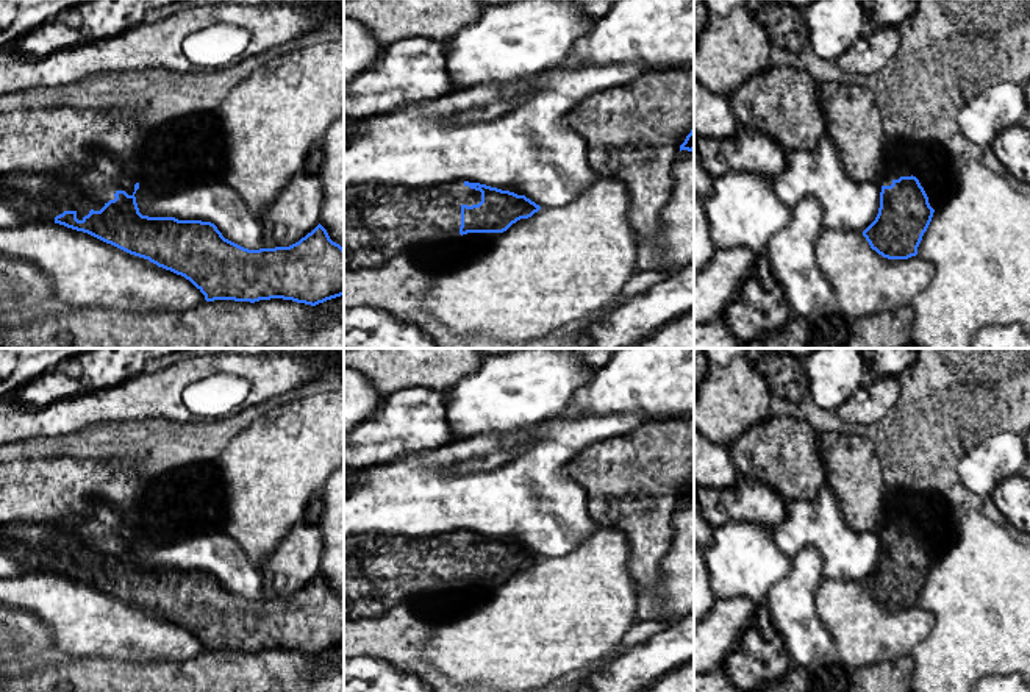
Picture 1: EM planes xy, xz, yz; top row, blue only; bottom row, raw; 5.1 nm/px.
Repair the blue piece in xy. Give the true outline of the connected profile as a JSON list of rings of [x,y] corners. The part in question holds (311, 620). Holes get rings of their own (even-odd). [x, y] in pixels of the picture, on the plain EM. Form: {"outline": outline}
{"outline": [[[103,500],[94,503],[94,511],[88,517],[45,525],[53,533],[69,534],[77,540],[77,545],[92,550],[102,559],[42,562],[36,550],[19,544],[11,545],[13,556],[33,567],[42,565],[44,572],[55,572],[88,583],[130,605],[148,609],[158,617],[181,625],[205,645],[206,651],[234,650],[255,653],[283,648],[316,656],[344,645],[344,598],[330,589],[320,573],[289,597],[249,600],[225,589],[211,572],[142,565],[134,547],[139,539],[136,523]]]}

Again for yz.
{"outline": [[[907,514],[880,522],[880,558],[875,570],[863,581],[871,598],[888,609],[908,609],[927,581],[935,559],[919,530]]]}

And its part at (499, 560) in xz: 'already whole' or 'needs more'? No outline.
needs more

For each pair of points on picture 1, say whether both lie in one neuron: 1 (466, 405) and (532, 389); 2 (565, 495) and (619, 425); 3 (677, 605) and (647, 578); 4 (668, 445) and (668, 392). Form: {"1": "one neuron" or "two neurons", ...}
{"1": "one neuron", "2": "one neuron", "3": "two neurons", "4": "two neurons"}

